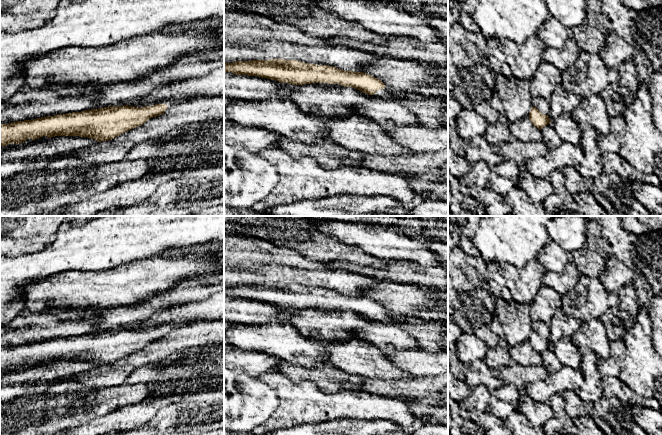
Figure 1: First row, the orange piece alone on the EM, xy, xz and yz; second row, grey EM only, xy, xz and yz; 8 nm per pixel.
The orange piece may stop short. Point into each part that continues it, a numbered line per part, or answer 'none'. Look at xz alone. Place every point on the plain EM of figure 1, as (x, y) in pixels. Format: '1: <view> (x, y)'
1: xz (382, 317)

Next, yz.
1: yz (543, 329)

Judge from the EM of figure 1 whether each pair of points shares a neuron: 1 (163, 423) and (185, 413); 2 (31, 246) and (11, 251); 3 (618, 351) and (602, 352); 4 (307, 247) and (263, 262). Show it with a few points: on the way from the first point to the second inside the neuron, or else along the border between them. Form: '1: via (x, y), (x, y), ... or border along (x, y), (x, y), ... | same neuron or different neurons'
1: via (168, 423), (180, 418) | same neuron
2: via (26, 246), (16, 247) | same neuron
3: border along (611, 342), (609, 355), (599, 360) | different neurons
4: border along (292, 248), (303, 255), (318, 260) | different neurons

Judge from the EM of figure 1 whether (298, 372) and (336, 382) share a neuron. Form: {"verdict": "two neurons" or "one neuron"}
{"verdict": "one neuron"}

